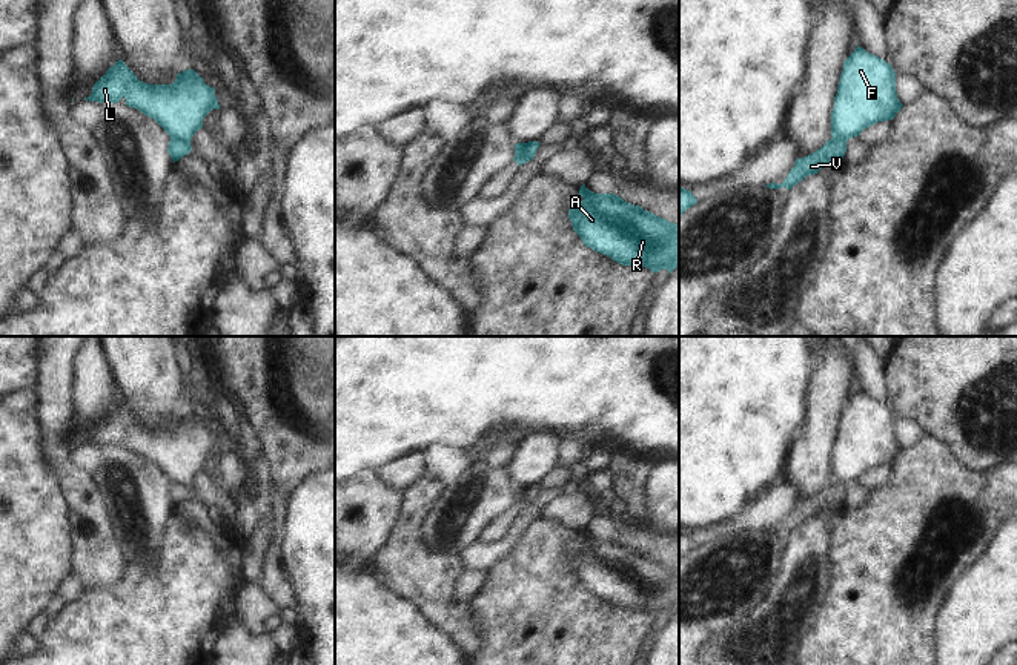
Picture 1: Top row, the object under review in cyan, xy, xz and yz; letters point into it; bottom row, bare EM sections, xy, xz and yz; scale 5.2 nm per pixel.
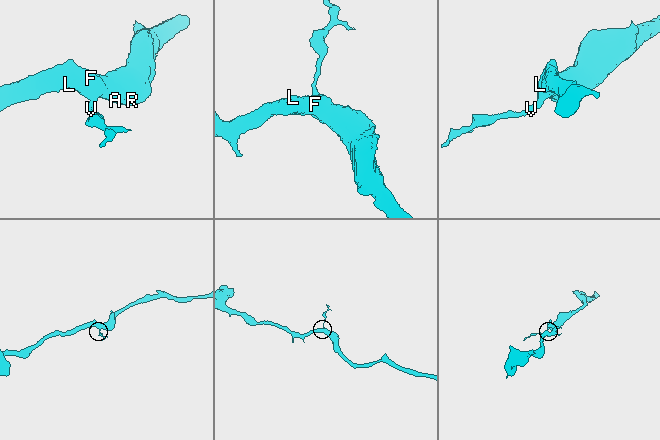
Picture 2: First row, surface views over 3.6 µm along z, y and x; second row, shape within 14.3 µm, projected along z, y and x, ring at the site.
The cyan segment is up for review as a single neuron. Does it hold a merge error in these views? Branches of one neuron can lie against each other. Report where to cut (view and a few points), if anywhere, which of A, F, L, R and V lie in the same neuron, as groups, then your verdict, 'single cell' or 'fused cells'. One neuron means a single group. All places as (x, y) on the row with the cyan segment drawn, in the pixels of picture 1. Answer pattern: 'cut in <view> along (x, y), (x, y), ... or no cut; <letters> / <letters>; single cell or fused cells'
cut in xy along (171, 137), (177, 137), (189, 145); A F L R / V; fused cells

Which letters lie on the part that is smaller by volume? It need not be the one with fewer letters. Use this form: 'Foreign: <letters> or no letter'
Foreign: V

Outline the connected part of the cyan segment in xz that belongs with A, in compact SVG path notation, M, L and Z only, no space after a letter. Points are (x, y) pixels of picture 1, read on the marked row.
M581 186L581 203L570 206L568 218L582 243L610 256L622 266L647 267L651 272L667 269L670 273L679 267L679 226L667 221L641 206L630 204L615 194L595 194Z

